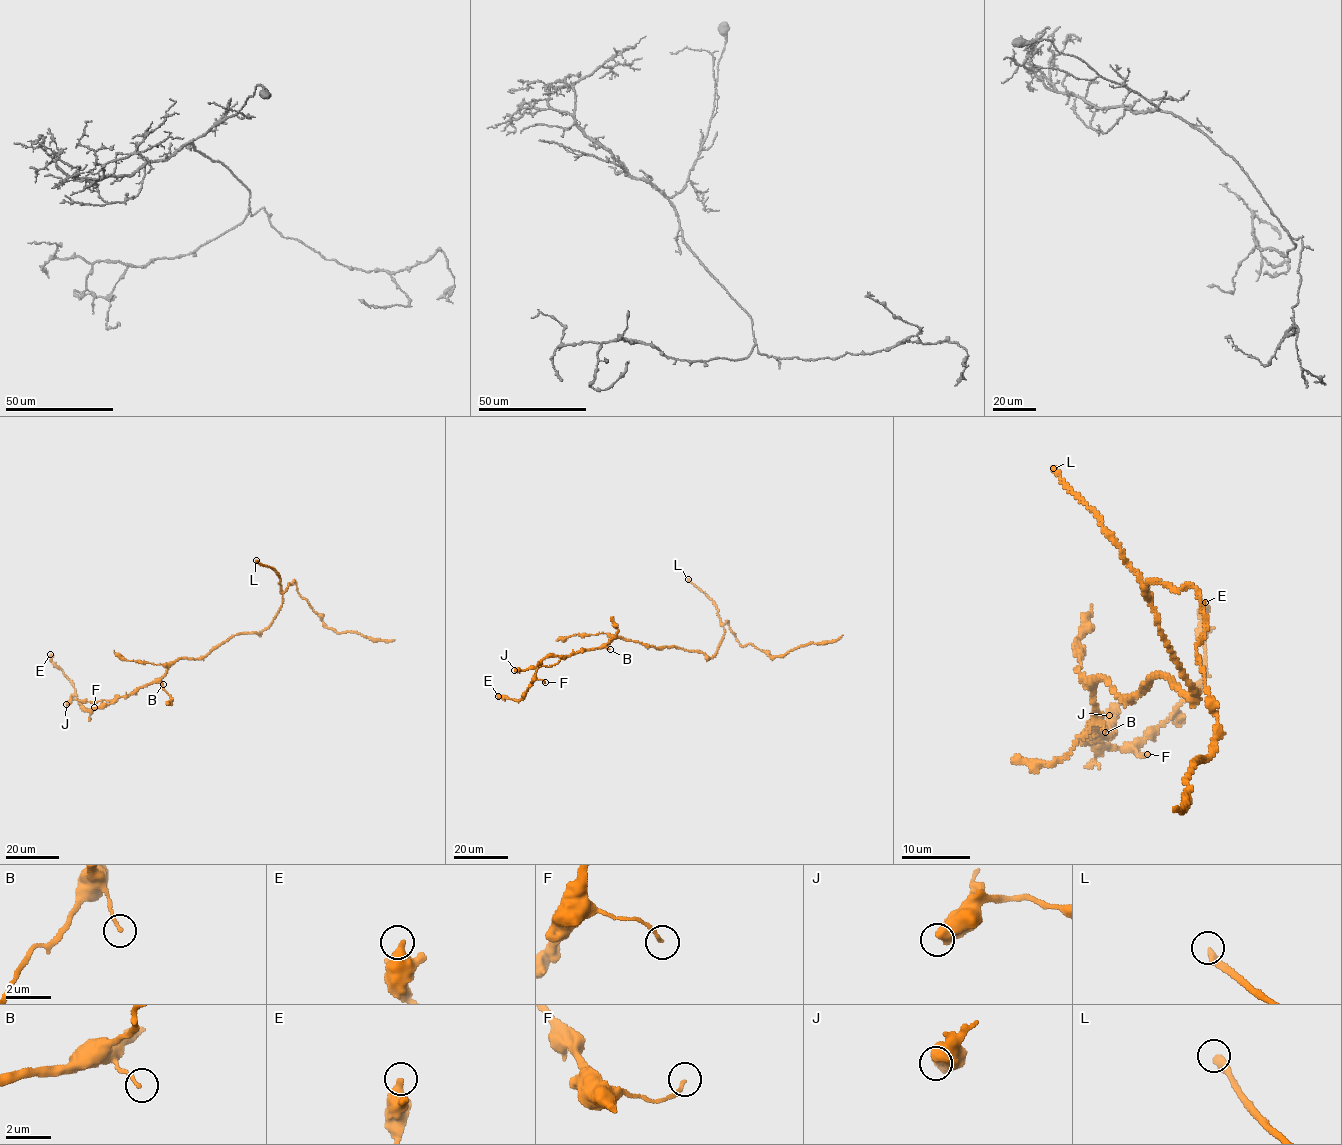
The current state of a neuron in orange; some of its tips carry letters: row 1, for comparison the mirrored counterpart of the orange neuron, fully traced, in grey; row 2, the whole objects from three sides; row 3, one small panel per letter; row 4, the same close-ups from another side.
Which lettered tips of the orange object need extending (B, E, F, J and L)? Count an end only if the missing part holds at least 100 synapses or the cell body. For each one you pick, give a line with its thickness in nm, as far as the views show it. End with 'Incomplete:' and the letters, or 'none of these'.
L: Thickness 360 nm
Incomplete: L

